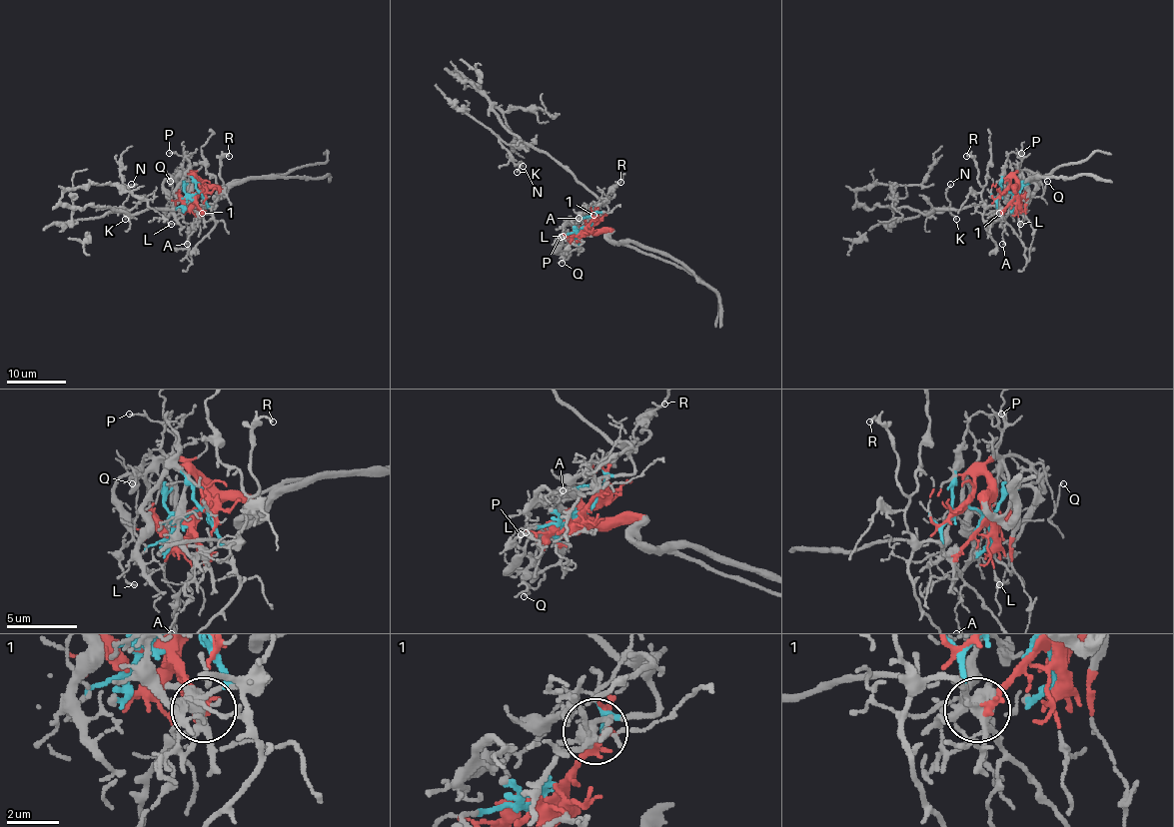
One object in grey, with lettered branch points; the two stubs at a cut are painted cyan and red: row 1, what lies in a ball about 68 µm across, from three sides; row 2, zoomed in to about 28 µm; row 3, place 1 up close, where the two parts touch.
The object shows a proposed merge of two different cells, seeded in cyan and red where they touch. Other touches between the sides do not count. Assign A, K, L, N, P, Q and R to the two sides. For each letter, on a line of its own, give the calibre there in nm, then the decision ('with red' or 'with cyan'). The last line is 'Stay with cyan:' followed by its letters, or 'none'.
A: 90 nm thick; with cyan
K: 140 nm thick; with cyan
L: 150 nm thick; with red
N: 140 nm thick; with cyan
P: 100 nm thick; with red
Q: 100 nm thick; with red
R: 130 nm thick; with cyan
Stay with cyan: A, K, N, R

